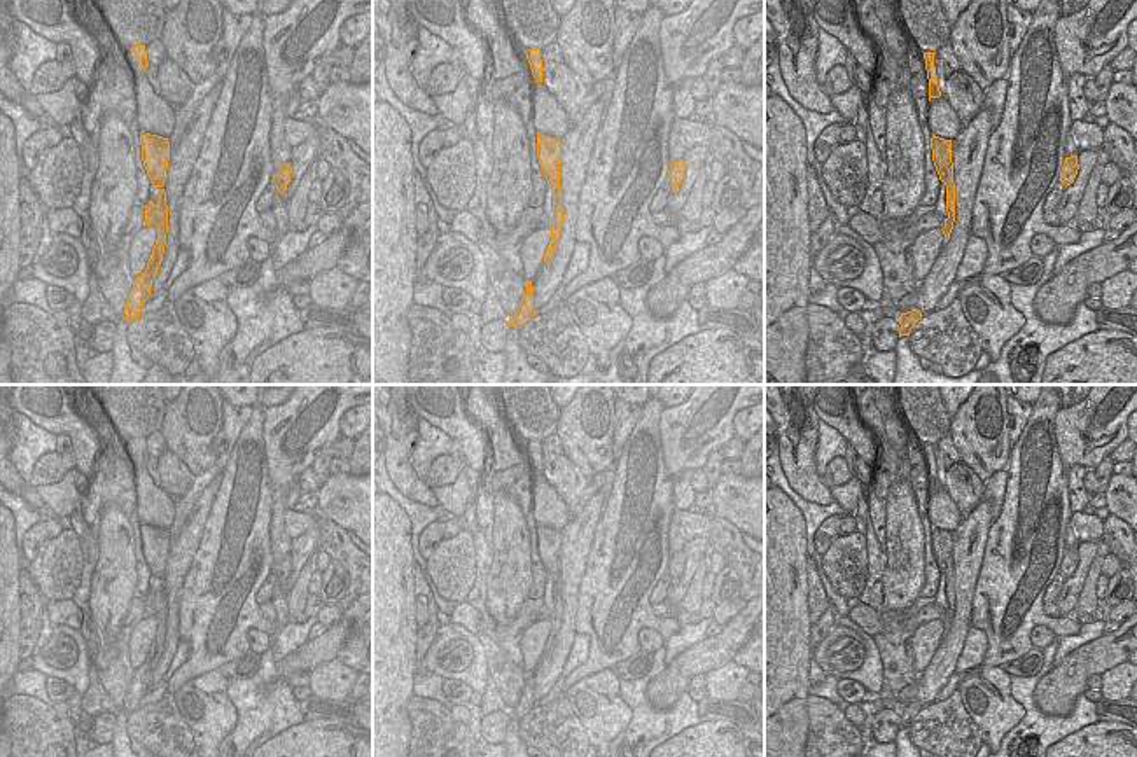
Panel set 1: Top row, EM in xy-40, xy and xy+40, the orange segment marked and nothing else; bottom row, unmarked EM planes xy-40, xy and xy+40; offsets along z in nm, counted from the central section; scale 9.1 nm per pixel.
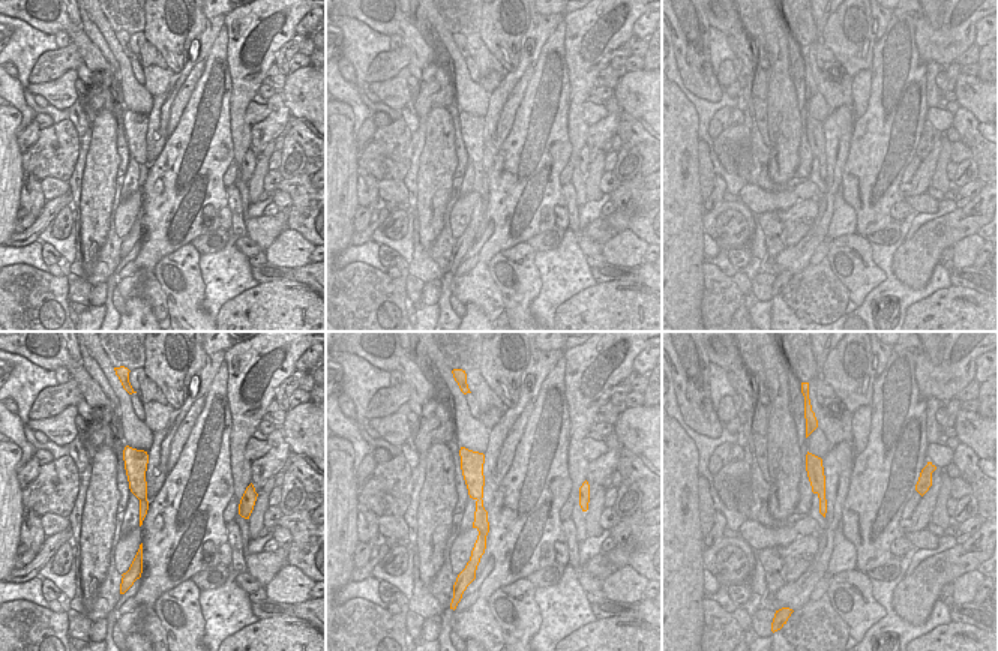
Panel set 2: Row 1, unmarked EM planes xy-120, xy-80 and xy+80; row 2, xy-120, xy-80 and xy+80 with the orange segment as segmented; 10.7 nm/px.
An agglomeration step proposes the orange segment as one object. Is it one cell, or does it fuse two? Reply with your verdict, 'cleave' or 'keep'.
cleave

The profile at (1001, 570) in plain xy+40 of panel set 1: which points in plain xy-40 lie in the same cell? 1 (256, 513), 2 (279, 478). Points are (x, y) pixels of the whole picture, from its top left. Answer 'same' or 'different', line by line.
1: same
2: different

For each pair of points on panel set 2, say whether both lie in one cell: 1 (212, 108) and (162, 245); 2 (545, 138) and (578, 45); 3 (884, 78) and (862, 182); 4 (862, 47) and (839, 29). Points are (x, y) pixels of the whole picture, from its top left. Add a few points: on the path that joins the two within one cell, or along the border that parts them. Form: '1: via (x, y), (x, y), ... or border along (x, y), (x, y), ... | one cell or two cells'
1: via (201, 143), (173, 210) | one cell
2: border along (563, 36), (569, 83), (568, 107) | two cells
3: via (884, 104), (884, 140), (878, 156) | one cell
4: via (856, 41), (845, 30) | one cell

